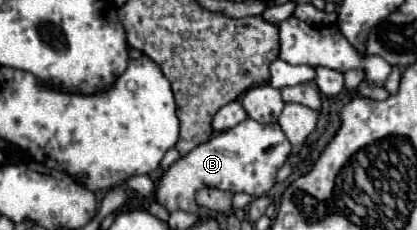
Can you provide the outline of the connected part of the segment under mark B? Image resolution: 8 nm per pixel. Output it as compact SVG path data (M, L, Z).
M246 119L228 131L216 133L210 141L178 159L156 187L156 203L168 211L182 209L188 213L198 213L194 195L200 187L218 187L232 193L242 191L252 197L260 197L272 189L276 183L276 173L286 163L290 153L292 145L278 123L258 123L254 119Z

